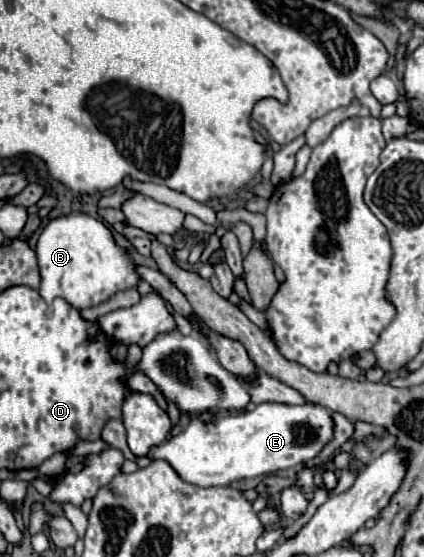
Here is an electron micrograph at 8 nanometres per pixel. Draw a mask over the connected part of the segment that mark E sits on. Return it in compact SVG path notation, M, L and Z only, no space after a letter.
M262 403L250 413L226 415L224 419L216 419L208 425L194 417L182 433L170 437L158 447L152 447L148 455L152 459L168 461L176 473L192 485L216 487L302 465L314 459L332 435L334 419L326 407L316 403Z

